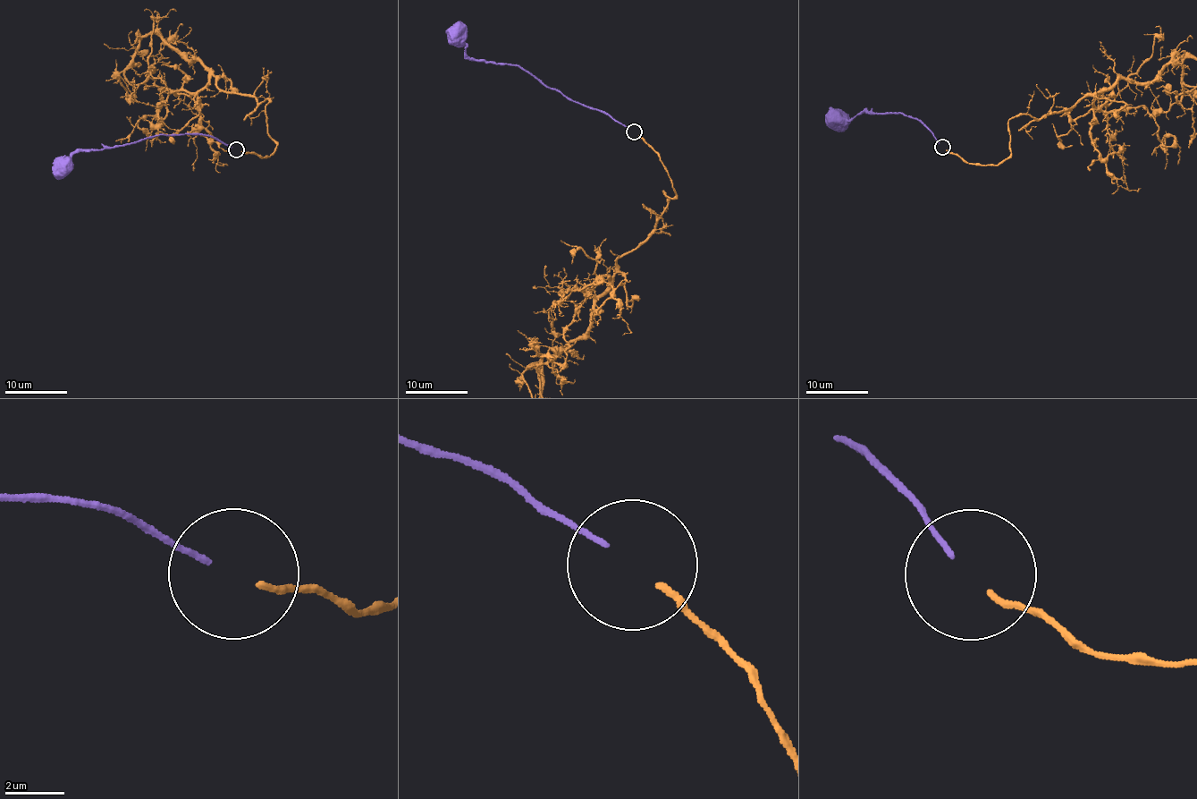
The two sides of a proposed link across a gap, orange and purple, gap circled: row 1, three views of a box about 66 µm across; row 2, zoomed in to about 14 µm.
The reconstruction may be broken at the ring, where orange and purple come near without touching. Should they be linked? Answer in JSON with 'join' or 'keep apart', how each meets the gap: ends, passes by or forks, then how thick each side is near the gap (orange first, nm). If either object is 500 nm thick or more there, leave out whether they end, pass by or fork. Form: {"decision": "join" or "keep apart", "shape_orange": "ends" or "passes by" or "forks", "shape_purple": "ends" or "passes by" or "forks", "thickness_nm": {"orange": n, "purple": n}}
{"decision": "join", "shape_orange": "ends", "shape_purple": "ends", "thickness_nm": {"orange": 220, "purple": 190}}

